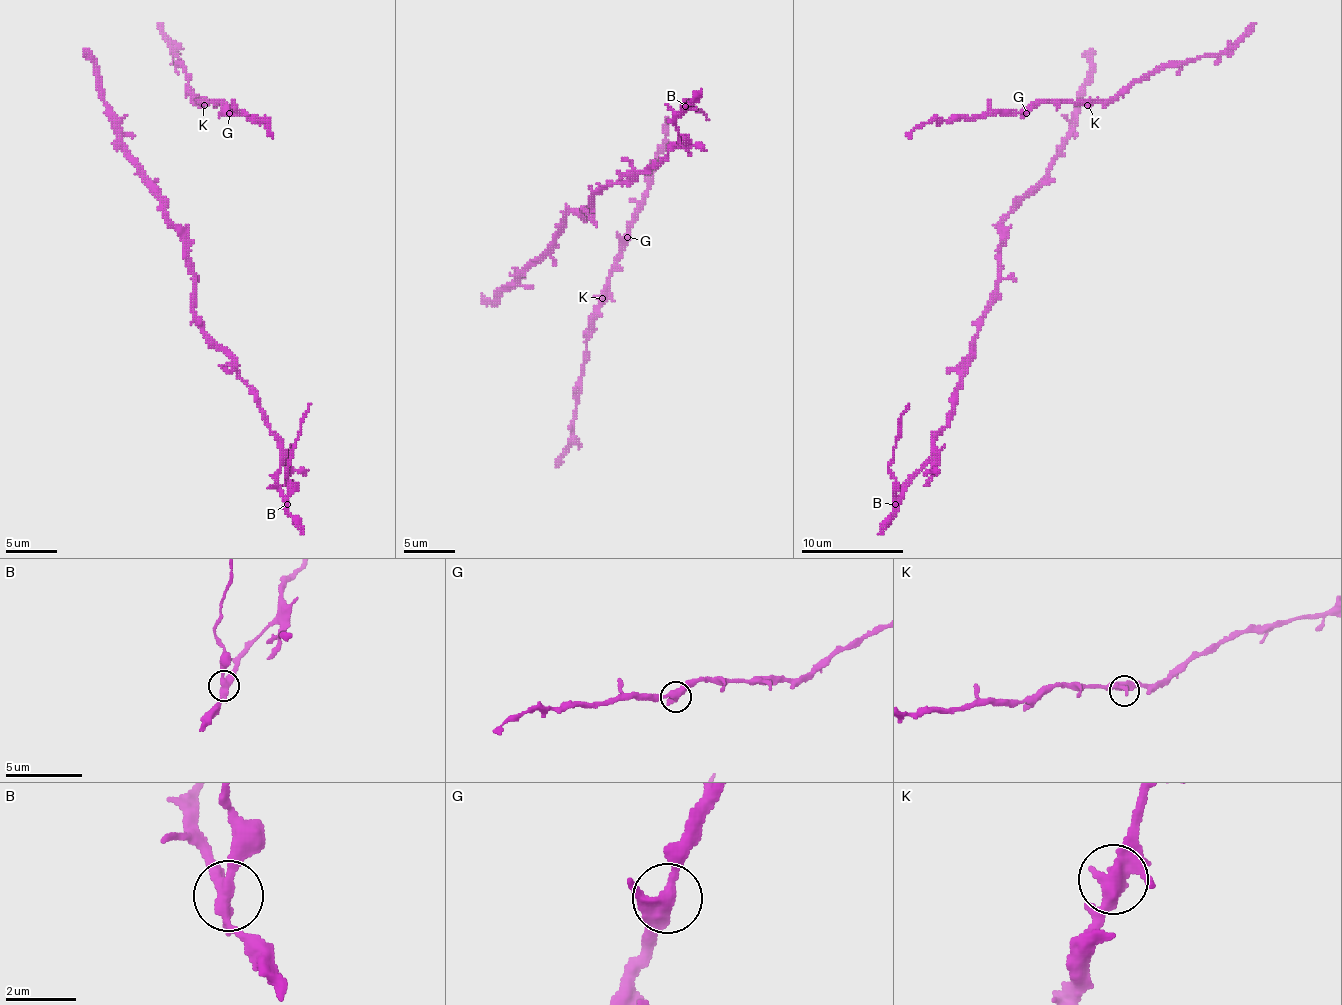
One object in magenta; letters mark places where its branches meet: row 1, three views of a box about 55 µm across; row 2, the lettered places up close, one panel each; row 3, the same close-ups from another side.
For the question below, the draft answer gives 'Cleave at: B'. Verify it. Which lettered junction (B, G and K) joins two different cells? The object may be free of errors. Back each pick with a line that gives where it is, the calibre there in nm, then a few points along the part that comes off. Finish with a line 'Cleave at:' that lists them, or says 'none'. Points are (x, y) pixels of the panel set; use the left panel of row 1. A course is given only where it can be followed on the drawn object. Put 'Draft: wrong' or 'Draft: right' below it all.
B: at (287, 504); 340 nm thick; foreign part runs (288, 503), (288, 462), (293, 457), (301, 419), (311, 404)
Cleave at: B
Draft: right

